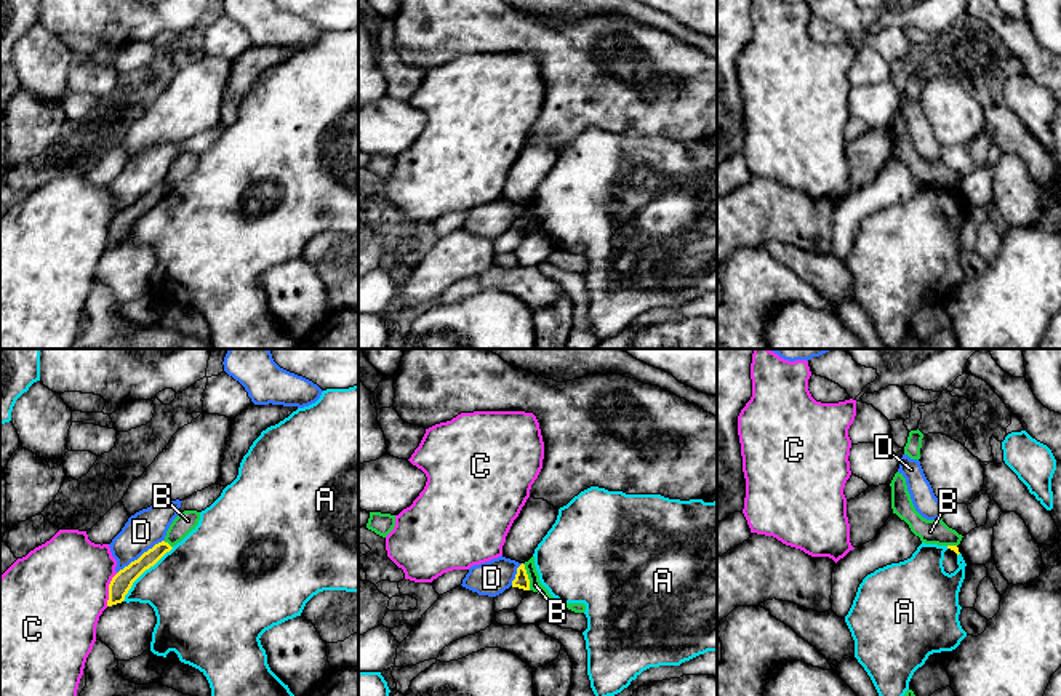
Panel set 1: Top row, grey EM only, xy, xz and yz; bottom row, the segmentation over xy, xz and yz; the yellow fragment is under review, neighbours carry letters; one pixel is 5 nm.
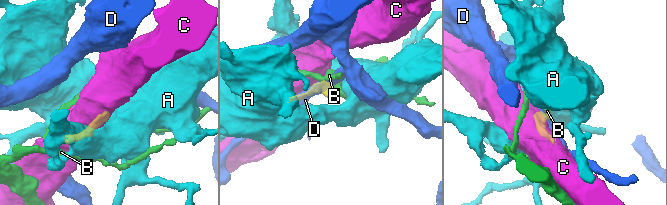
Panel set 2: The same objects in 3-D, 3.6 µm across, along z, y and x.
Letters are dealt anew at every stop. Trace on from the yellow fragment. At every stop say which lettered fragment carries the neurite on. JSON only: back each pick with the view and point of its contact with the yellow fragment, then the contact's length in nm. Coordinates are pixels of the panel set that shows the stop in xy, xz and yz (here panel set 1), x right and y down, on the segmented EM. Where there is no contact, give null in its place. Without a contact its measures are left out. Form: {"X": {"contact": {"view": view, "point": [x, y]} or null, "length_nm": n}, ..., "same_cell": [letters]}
{"same_cell": []}

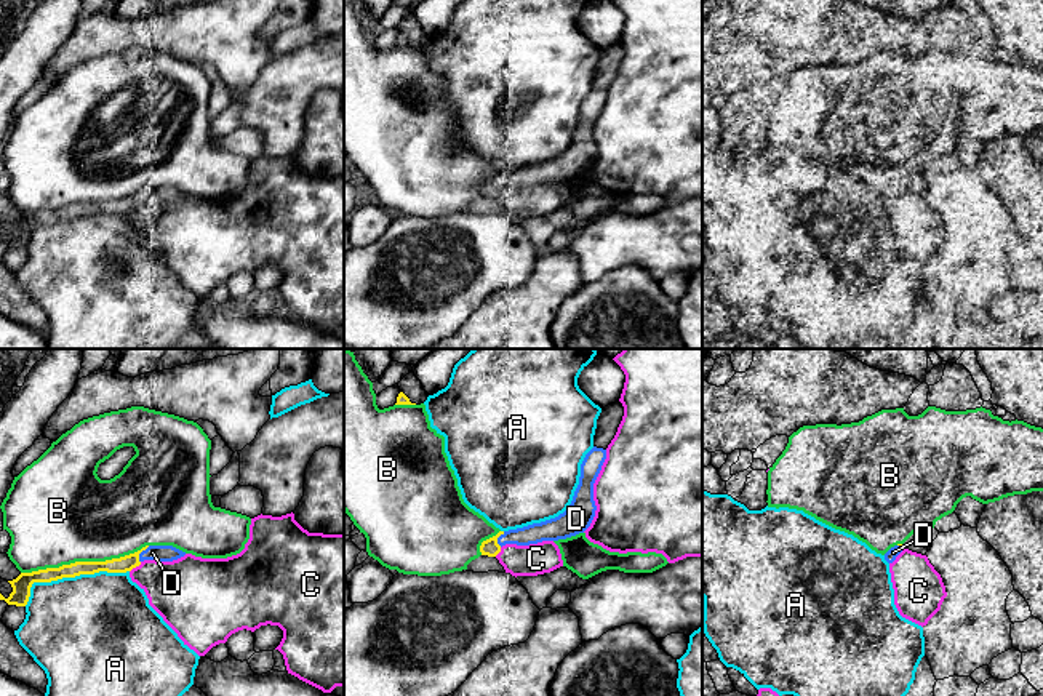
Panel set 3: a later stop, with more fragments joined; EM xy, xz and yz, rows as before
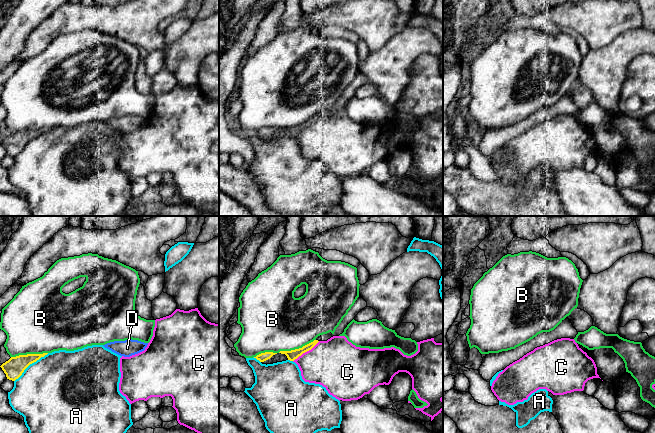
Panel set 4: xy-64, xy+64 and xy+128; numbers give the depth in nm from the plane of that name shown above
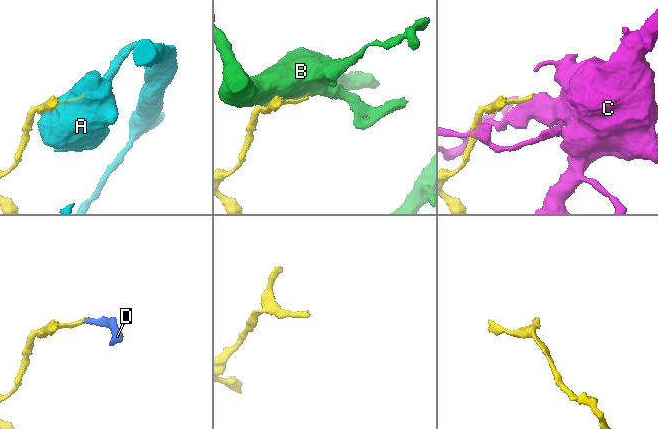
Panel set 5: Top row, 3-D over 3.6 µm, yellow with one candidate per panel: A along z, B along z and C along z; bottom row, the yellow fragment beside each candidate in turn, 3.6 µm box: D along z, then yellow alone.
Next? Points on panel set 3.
{"D": {"contact": {"view": "xy", "point": [139, 552]}, "length_nm": 100}, "same_cell": ["D"]}

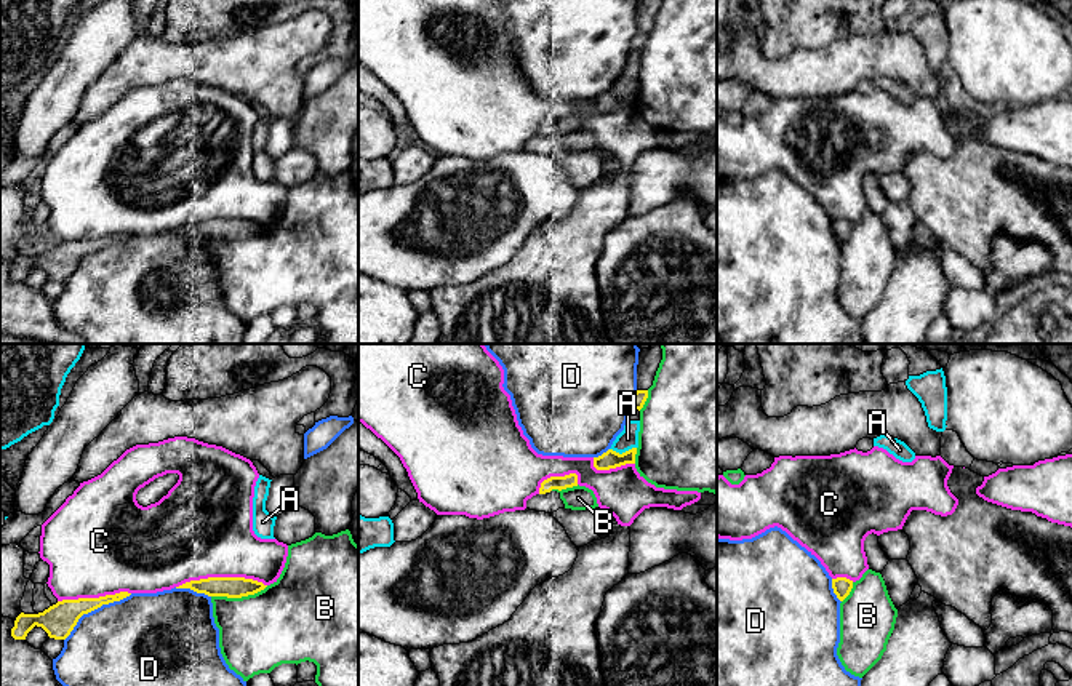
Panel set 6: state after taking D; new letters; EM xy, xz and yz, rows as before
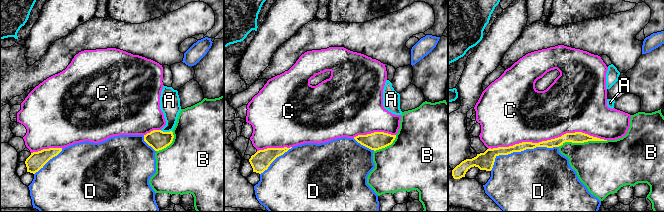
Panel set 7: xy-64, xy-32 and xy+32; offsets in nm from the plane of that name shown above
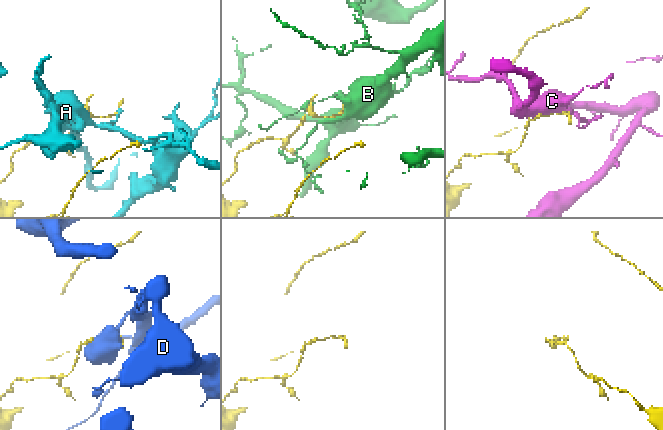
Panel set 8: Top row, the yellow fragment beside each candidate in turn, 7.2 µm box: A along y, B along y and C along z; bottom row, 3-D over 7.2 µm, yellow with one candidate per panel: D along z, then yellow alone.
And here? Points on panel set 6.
{"same_cell": []}

